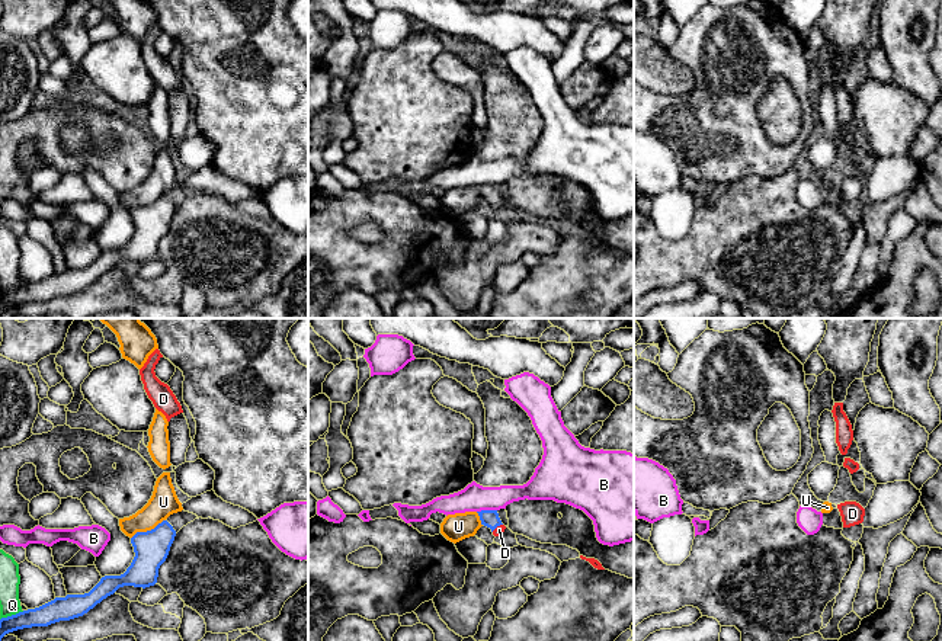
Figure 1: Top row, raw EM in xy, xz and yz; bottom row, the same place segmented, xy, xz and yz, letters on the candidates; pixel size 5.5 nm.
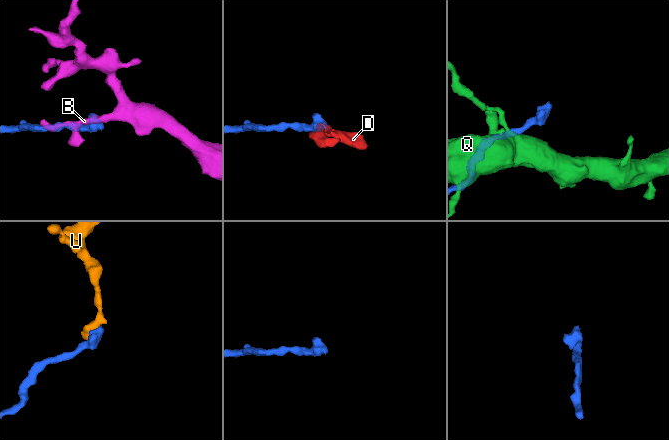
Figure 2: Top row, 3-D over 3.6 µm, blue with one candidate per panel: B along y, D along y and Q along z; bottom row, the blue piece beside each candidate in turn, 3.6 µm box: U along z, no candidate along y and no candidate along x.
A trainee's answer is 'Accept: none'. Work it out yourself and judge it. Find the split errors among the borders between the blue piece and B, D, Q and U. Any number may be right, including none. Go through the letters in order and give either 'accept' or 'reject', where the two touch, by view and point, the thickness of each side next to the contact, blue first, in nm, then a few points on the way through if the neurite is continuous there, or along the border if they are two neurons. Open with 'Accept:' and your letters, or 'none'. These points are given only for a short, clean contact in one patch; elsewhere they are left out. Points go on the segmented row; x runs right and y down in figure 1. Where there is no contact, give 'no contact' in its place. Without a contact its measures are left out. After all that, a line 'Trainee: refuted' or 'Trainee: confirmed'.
Accept: D
B: reject; contact xz (486, 510); calibres 100 and 160 nm; border xz (496, 509), (481, 509), (477, 512)
D: accept; contact xz (496, 526); calibres 100 and 50 nm; way xz (489, 518), (496, 526), (499, 529)
Q: reject; contact xy (12, 615); calibres 120 and 110 nm; border xy (23, 611), (0, 619)
U: reject; contact xy (147, 531); calibres 190 and 150 nm; border xy (164, 519), (150, 529), (138, 531), (131, 538)
Trainee: refuted

